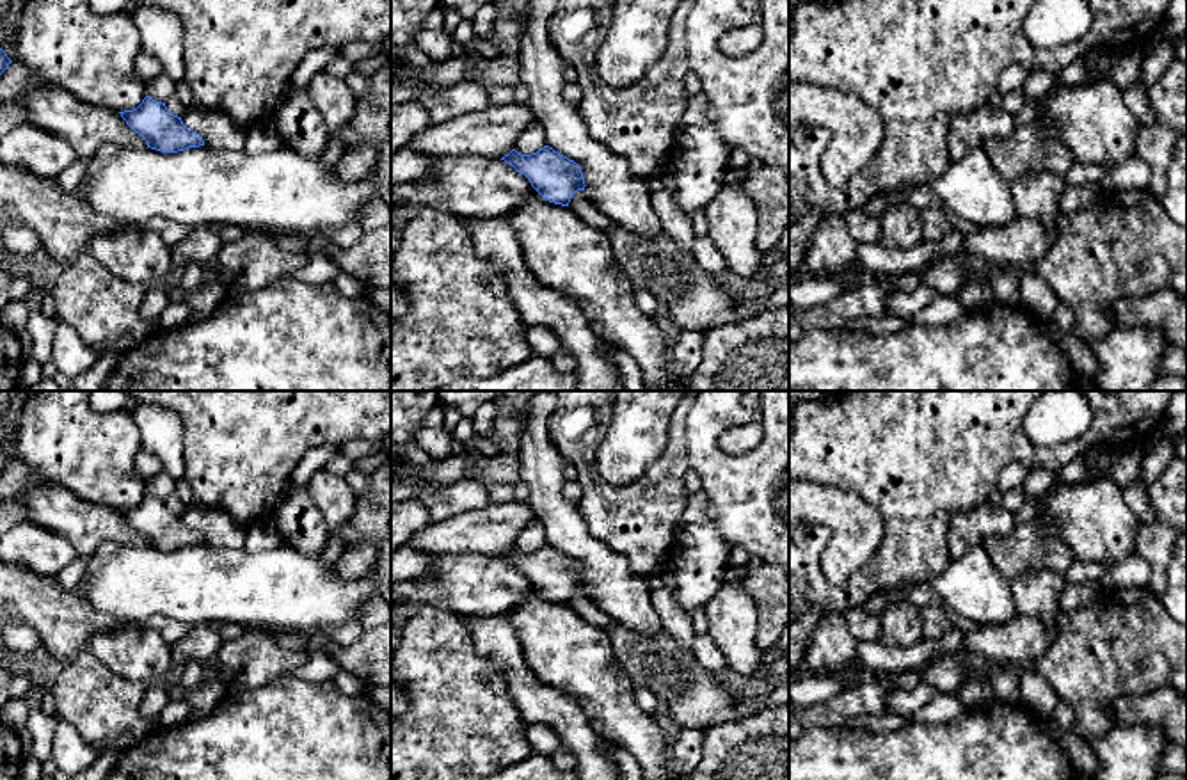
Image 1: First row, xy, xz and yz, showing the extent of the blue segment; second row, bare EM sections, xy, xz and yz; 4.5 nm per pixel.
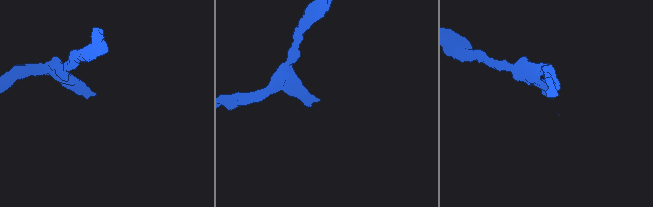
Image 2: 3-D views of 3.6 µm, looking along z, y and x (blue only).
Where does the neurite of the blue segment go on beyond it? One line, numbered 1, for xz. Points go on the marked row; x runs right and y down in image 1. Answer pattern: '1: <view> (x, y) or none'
1: none

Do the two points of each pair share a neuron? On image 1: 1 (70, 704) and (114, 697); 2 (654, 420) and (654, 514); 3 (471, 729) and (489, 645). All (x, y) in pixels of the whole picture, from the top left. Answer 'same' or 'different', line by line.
1: same
2: different
3: different

